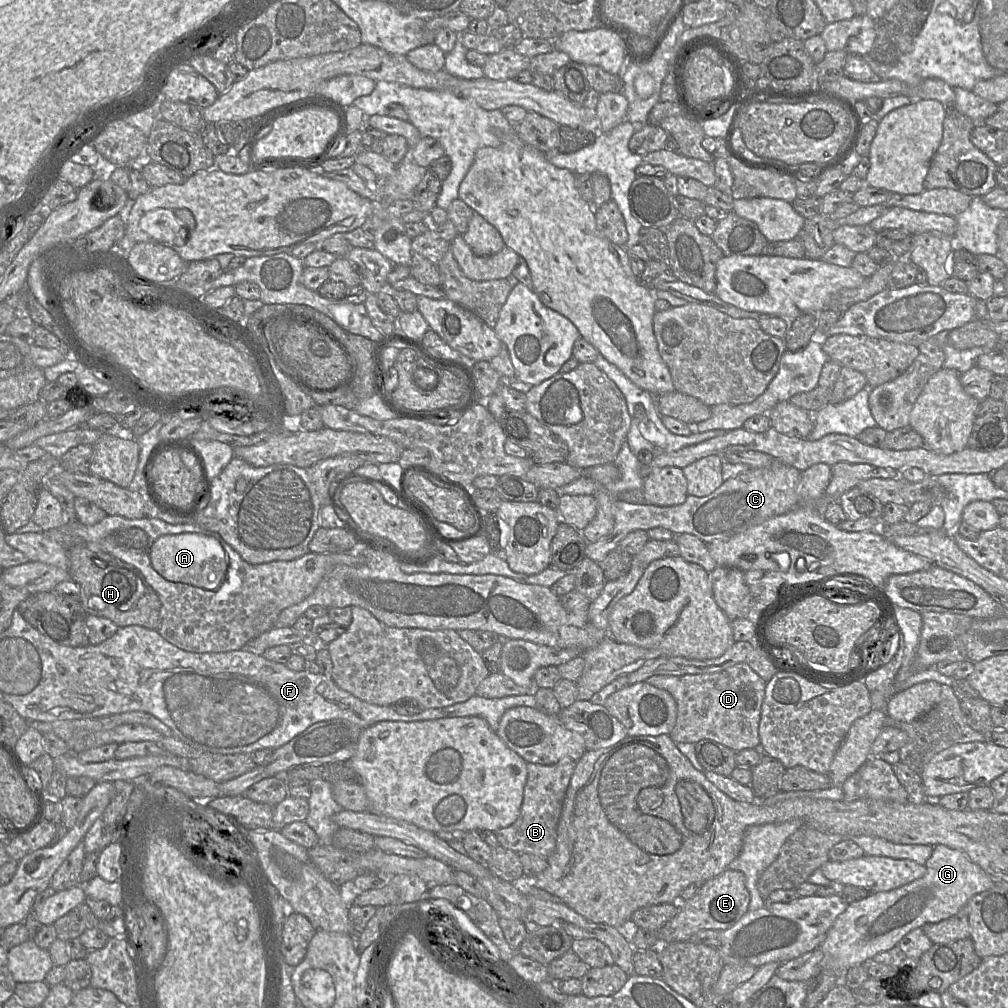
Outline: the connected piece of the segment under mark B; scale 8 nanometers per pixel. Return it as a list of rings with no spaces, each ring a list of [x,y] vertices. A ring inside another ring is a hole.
[[[564,760],[553,765],[527,763],[528,776],[520,815],[509,827],[494,831],[500,846],[517,854],[530,853],[543,859],[553,854],[562,807],[576,762]]]

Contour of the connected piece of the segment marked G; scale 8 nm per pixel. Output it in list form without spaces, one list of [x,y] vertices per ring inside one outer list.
[[[942,844],[934,846],[925,866],[923,877],[886,892],[871,893],[848,905],[836,918],[819,947],[824,955],[821,970],[833,971],[841,981],[849,968],[873,960],[877,953],[890,950],[915,928],[950,918],[974,895],[996,884],[992,876],[965,854]]]

